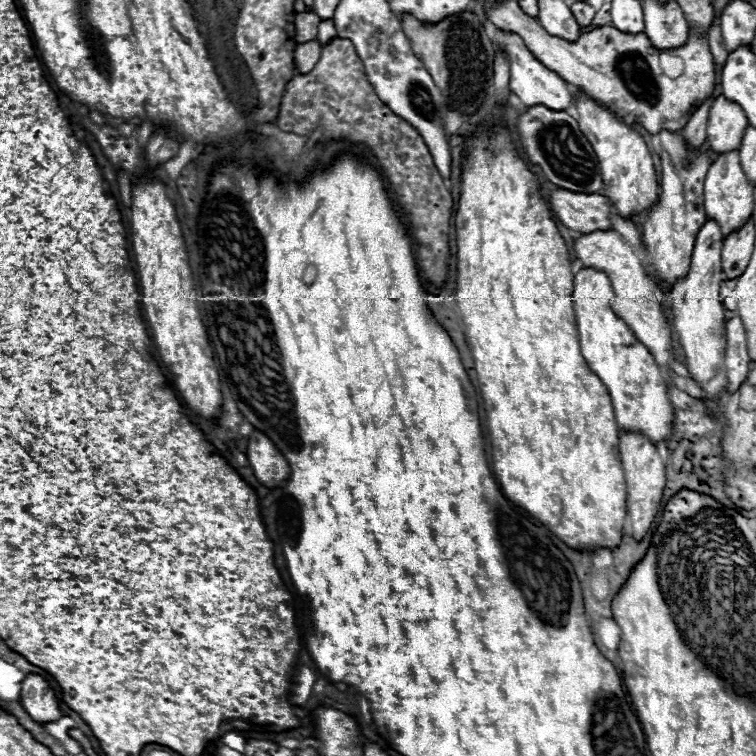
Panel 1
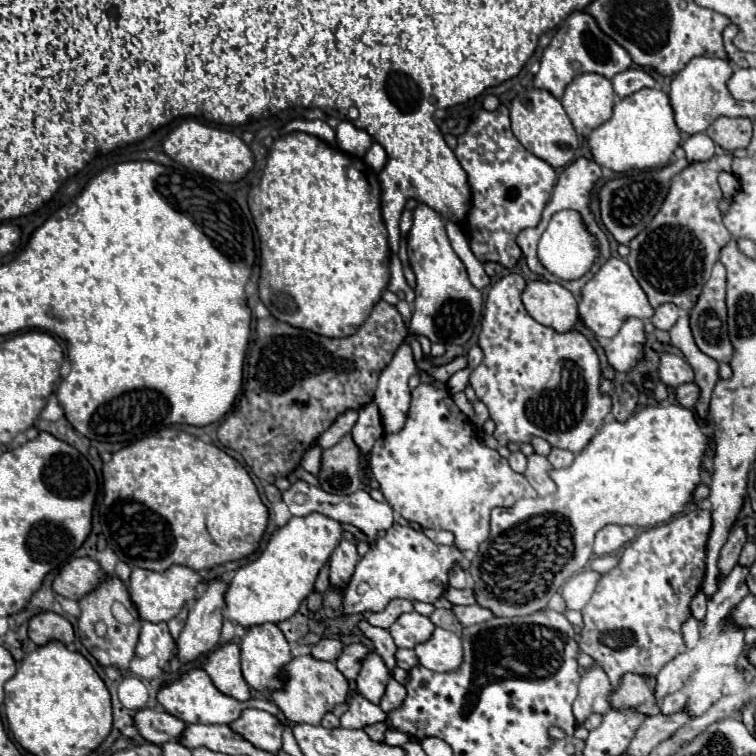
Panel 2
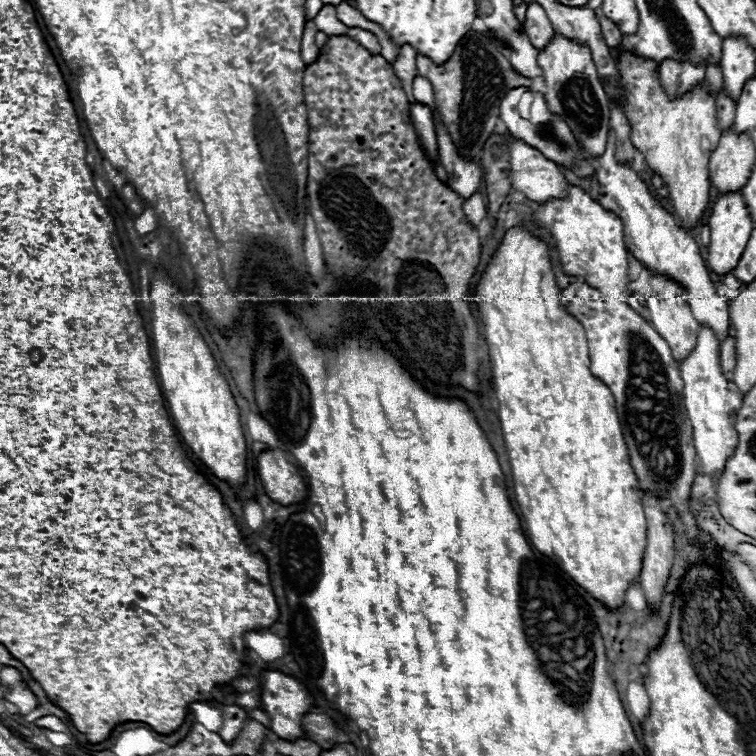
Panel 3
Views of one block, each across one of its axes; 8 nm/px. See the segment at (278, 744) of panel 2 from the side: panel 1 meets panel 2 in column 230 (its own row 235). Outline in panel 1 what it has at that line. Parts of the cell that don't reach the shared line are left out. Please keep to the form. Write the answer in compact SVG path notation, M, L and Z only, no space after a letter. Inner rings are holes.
M732 150L714 160L714 164L710 166L706 180L704 180L704 208L706 208L708 218L718 222L724 236L728 236L732 230L738 230L740 226L744 226L744 222L748 222L748 218L752 216L752 208L754 208L752 190L754 190L754 184L750 184L746 180L744 170L740 166L738 152Z

